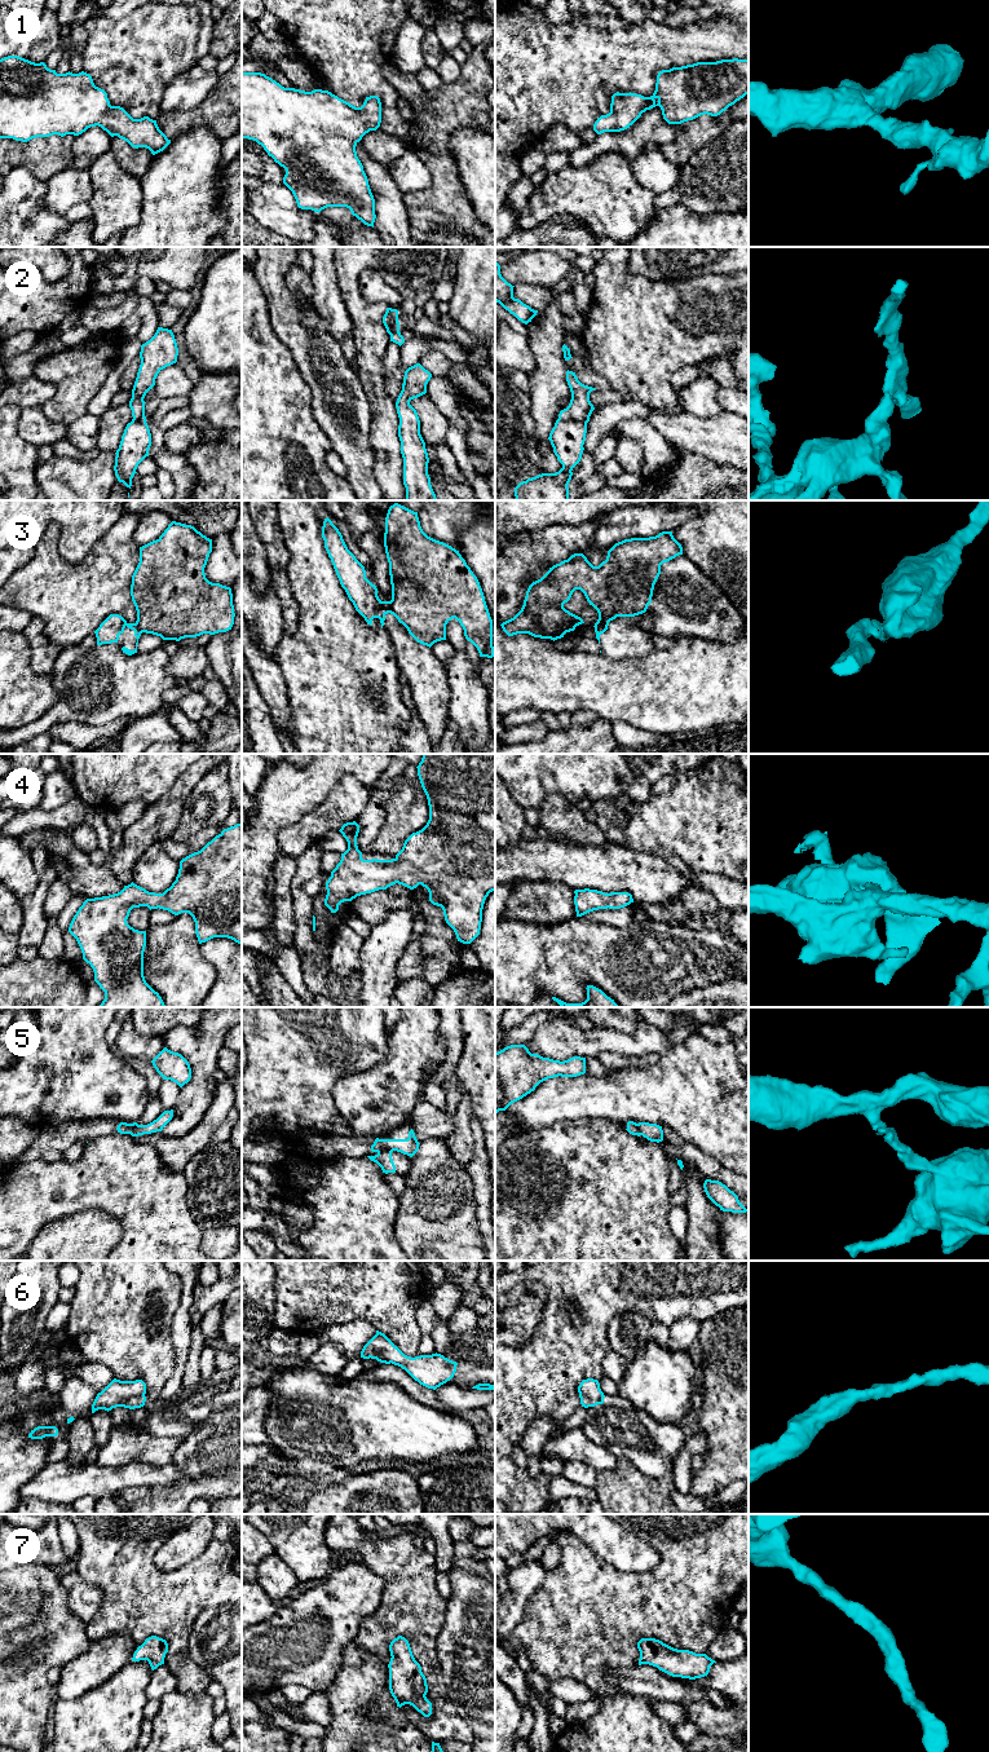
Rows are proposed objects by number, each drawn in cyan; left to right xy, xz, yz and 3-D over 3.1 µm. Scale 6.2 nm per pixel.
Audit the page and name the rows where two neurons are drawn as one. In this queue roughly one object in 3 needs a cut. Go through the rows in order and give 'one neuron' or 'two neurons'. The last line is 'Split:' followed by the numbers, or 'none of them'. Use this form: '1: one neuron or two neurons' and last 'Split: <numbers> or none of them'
1: one neuron
2: two neurons
3: two neurons
4: one neuron
5: two neurons
6: one neuron
7: one neuron
Split: 2, 3, 5

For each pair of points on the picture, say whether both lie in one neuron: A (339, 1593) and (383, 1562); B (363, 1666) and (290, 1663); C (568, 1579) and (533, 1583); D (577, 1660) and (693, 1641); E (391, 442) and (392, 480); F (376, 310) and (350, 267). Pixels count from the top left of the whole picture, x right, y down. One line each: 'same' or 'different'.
A: different
B: different
C: different
D: same
E: same
F: same

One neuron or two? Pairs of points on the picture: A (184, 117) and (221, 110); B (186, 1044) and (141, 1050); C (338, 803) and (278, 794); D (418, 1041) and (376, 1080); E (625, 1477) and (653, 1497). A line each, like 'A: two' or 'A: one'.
A: one
B: two
C: two
D: one
E: one

